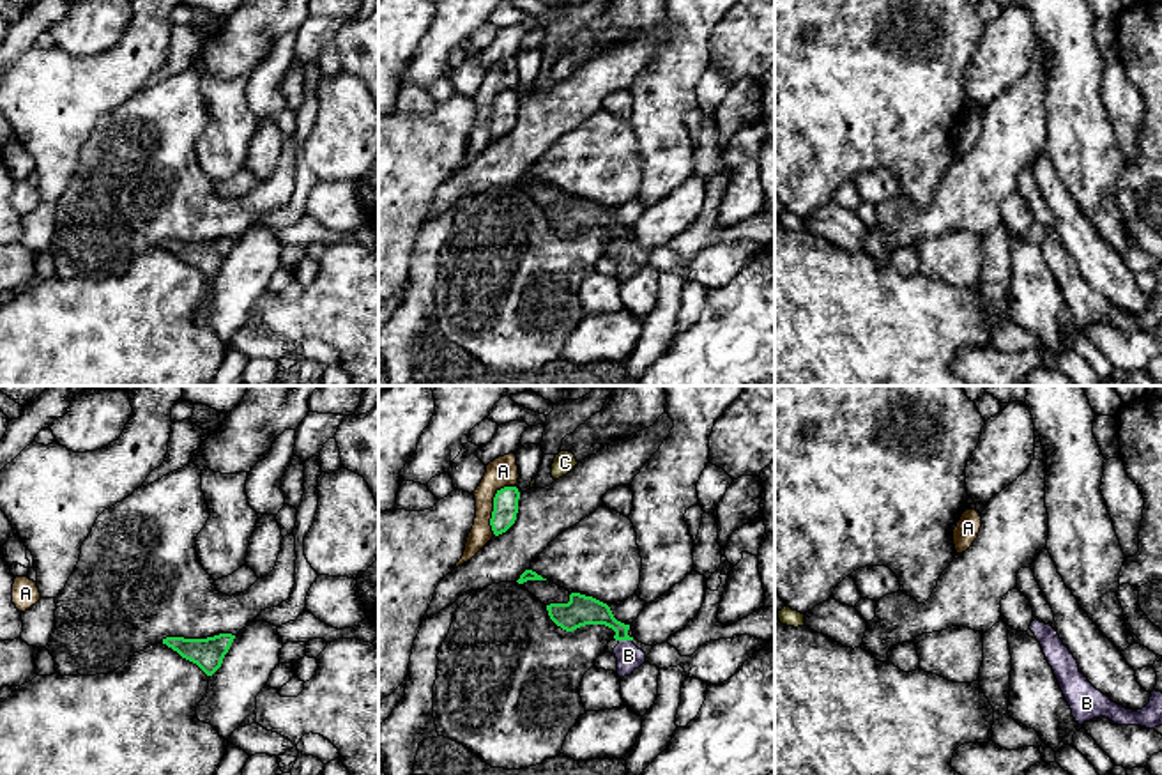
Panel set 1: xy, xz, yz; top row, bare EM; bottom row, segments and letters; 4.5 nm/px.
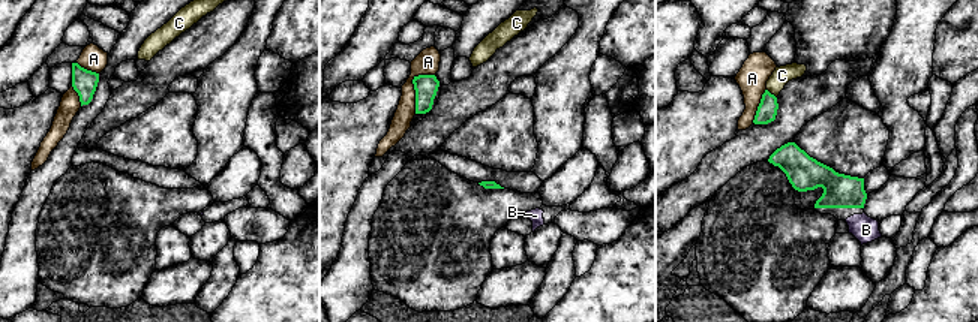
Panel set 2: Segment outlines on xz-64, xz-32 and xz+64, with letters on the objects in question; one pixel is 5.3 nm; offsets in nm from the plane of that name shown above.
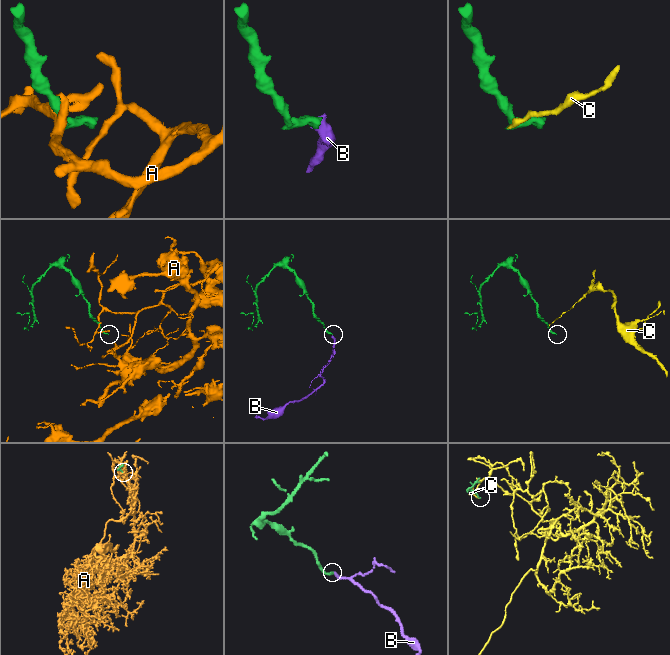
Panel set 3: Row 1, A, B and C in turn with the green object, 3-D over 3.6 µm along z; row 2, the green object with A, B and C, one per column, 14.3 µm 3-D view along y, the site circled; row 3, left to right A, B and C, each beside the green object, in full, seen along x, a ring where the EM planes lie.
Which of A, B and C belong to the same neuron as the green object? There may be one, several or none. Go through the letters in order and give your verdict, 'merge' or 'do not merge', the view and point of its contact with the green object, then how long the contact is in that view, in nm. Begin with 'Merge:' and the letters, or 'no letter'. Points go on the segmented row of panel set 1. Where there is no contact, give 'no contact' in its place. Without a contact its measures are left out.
Merge: B
A: do not merge; meets green in xz at (494, 505); contact 240 nm long
B: merge; meets green in xz at (626, 639); contact 60 nm long
C: do not merge; meets green in xz at (517, 491); contact 40 nm long

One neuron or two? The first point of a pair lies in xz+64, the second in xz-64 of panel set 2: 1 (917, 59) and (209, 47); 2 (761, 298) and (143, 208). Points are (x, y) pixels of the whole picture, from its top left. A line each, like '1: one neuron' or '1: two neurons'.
1: two neurons
2: one neuron

